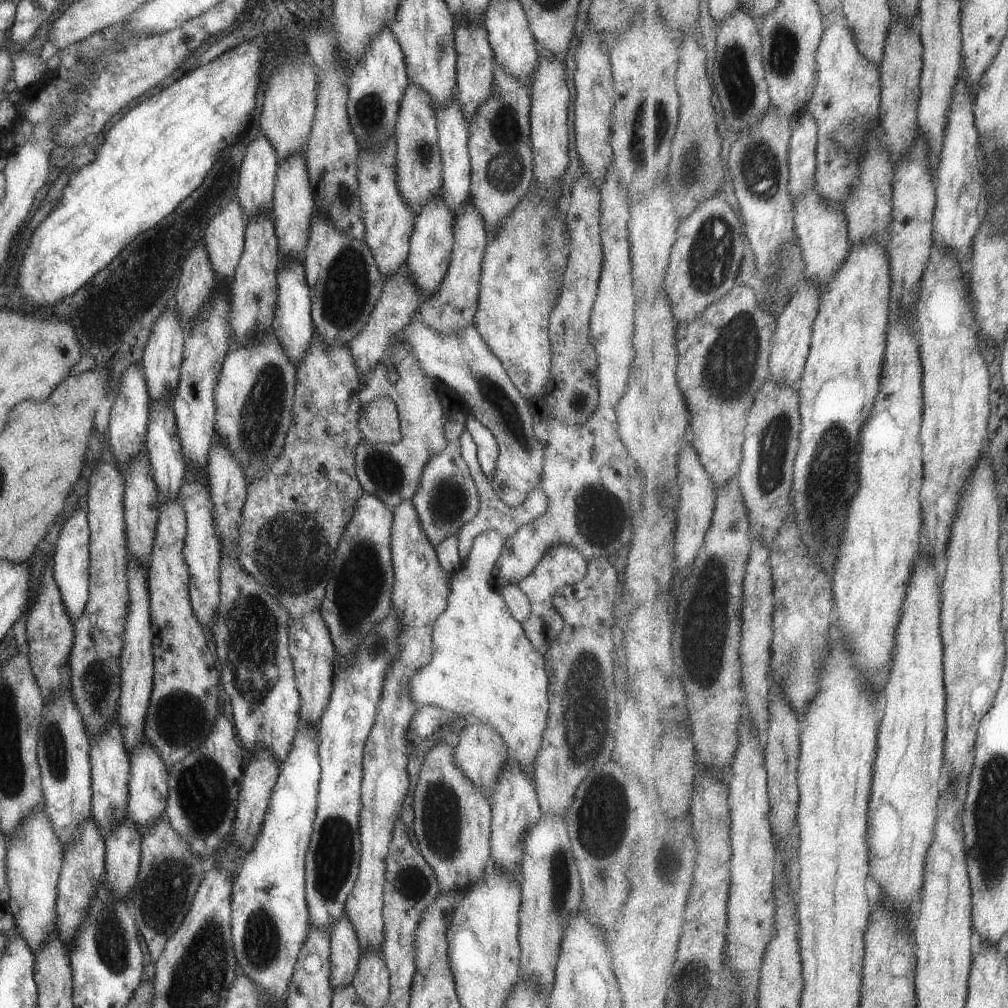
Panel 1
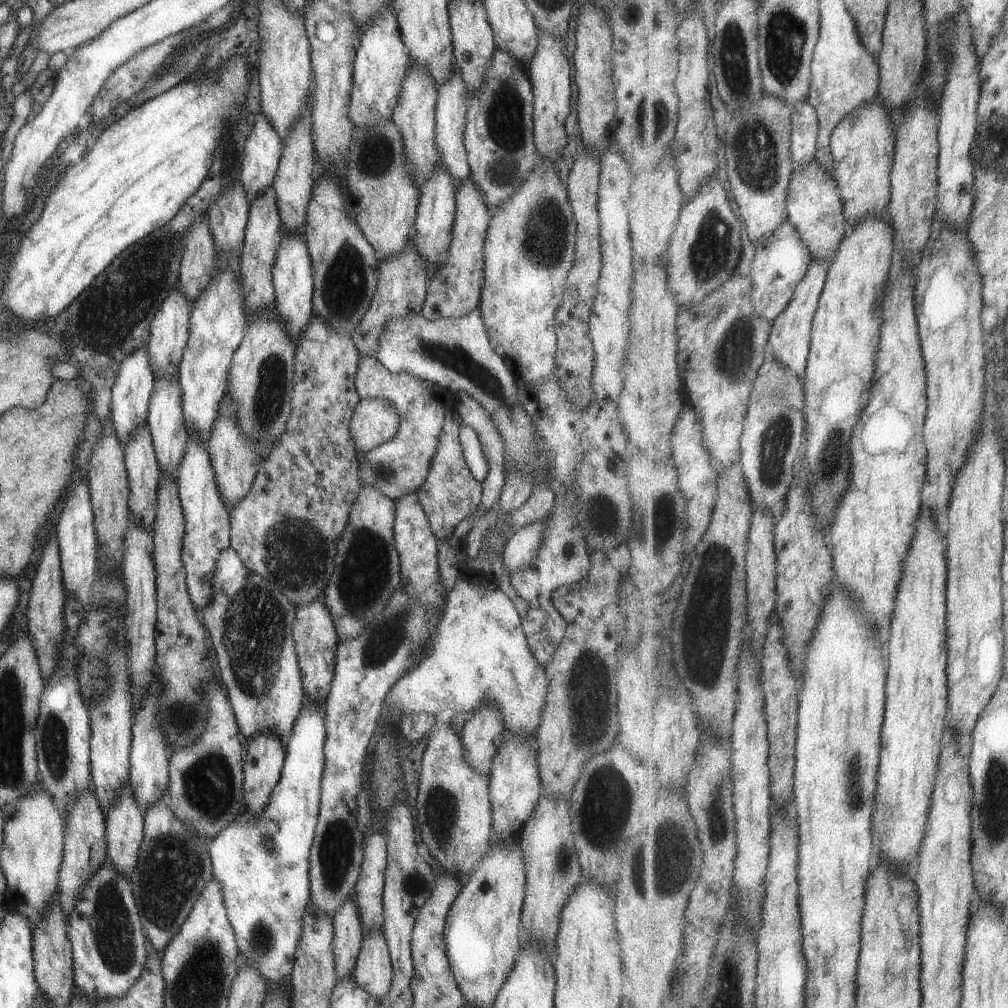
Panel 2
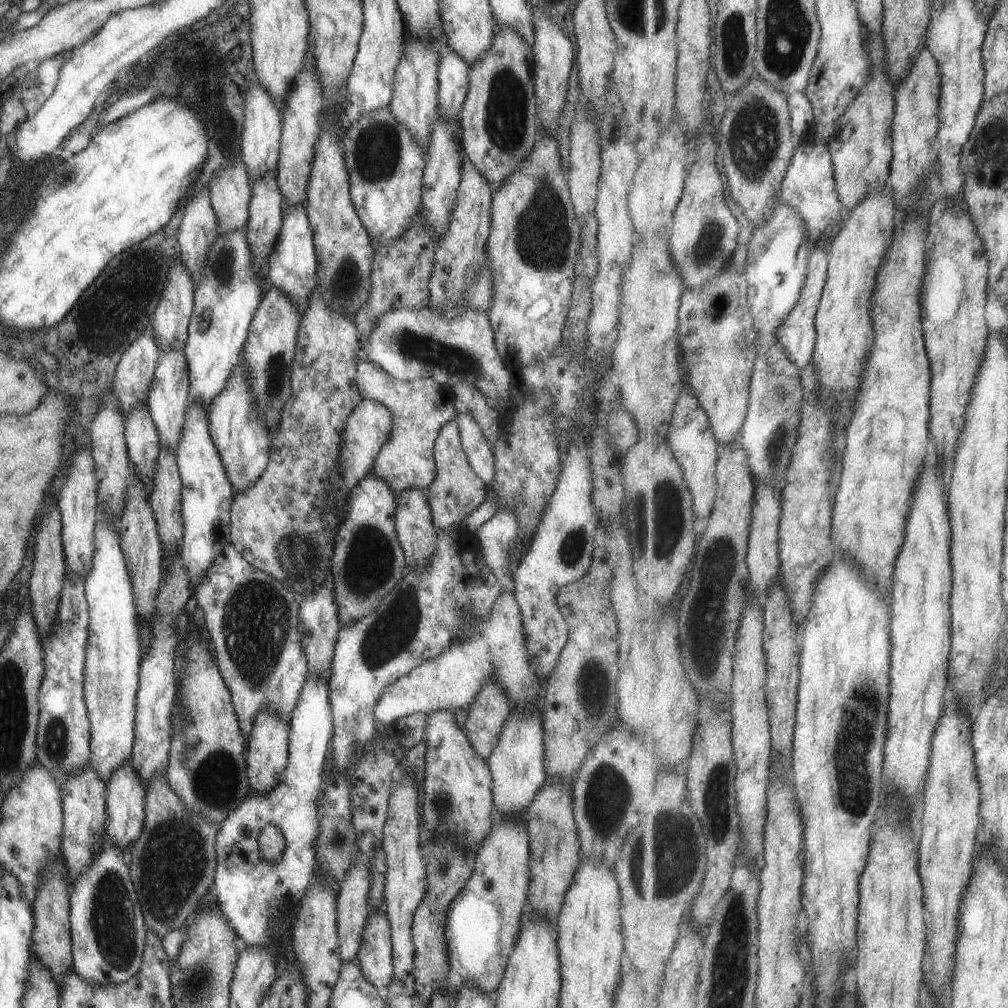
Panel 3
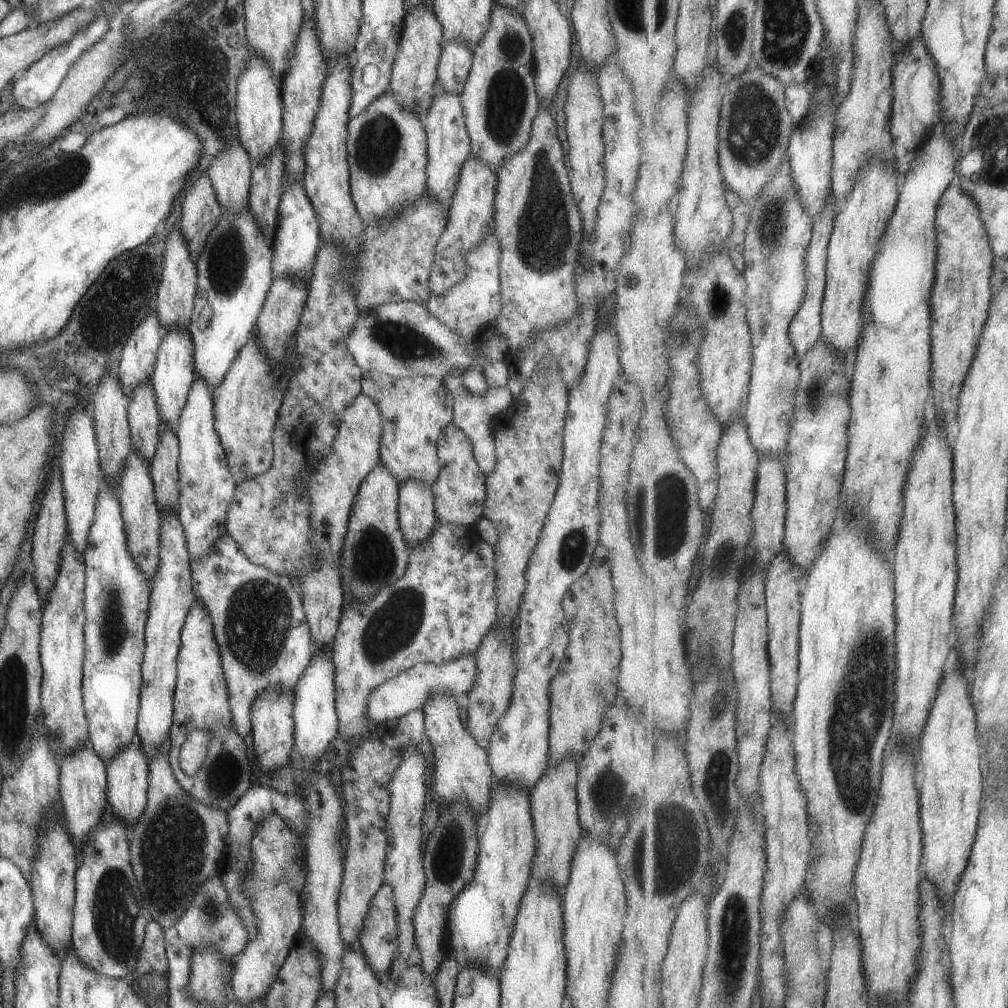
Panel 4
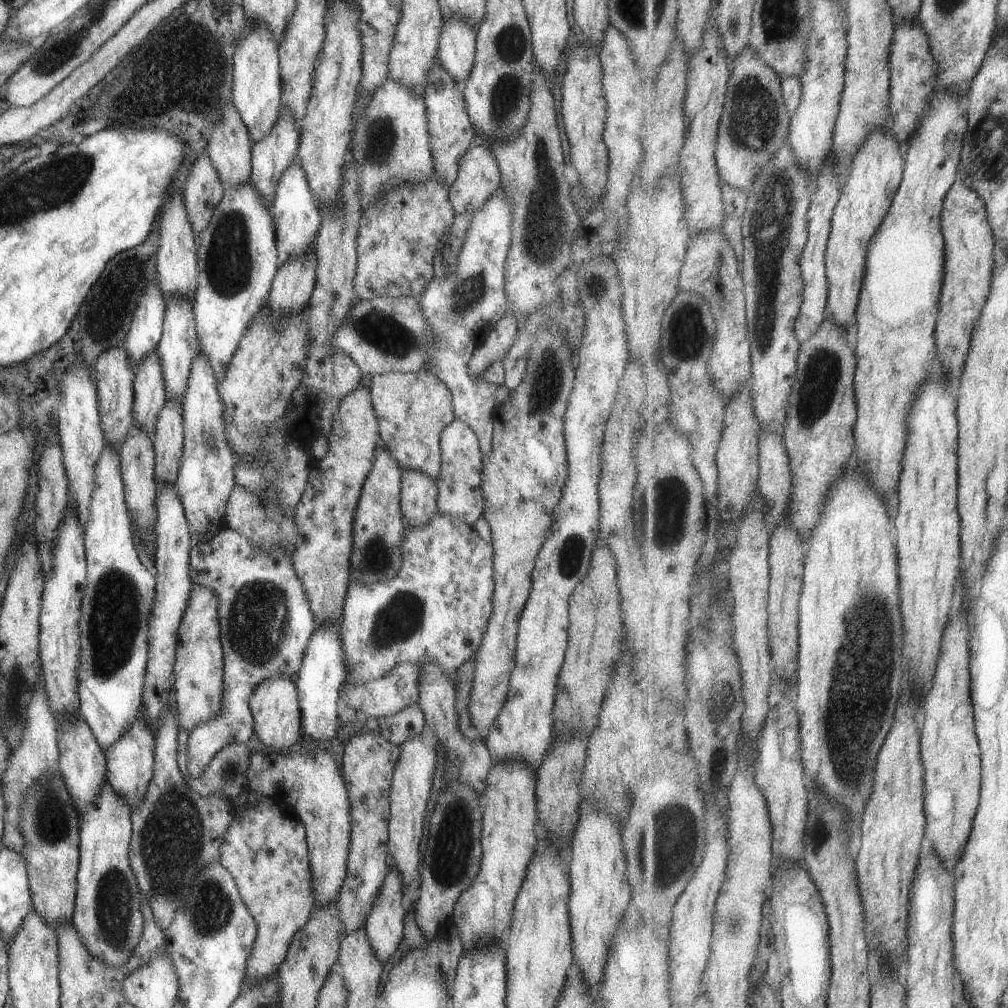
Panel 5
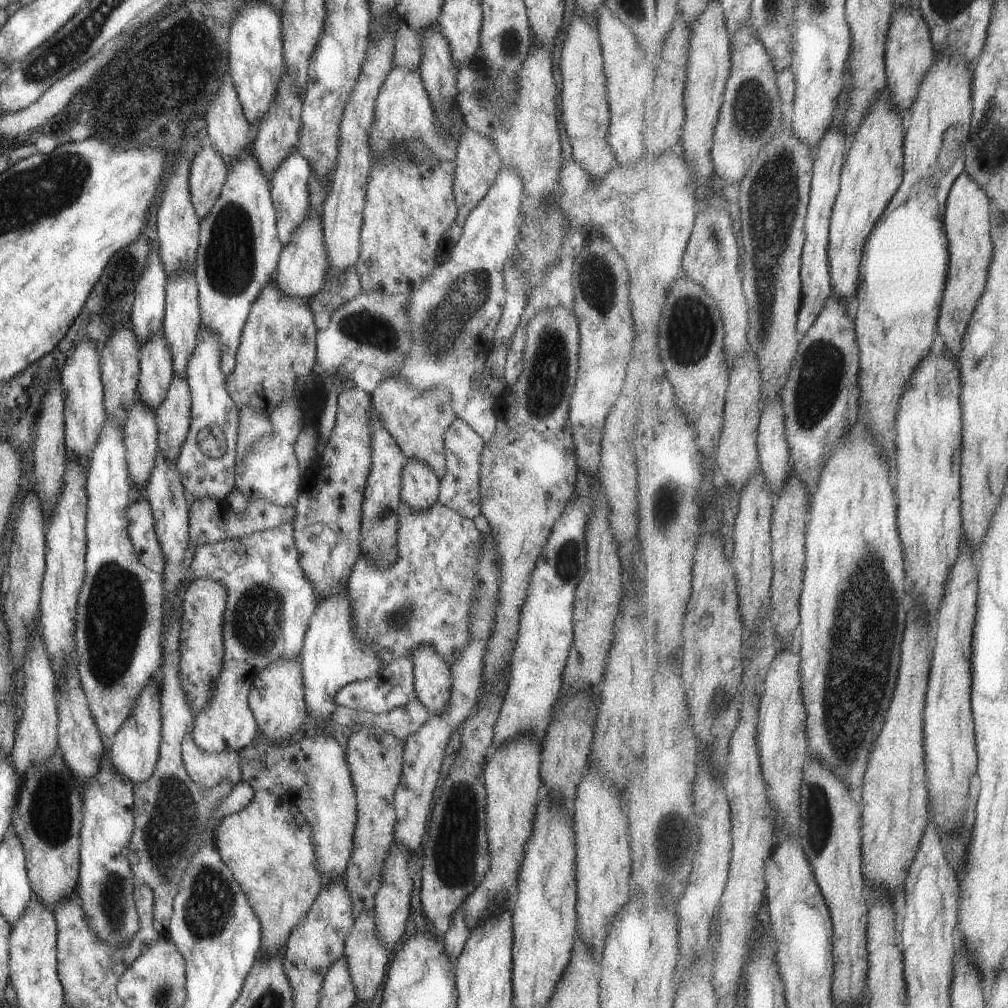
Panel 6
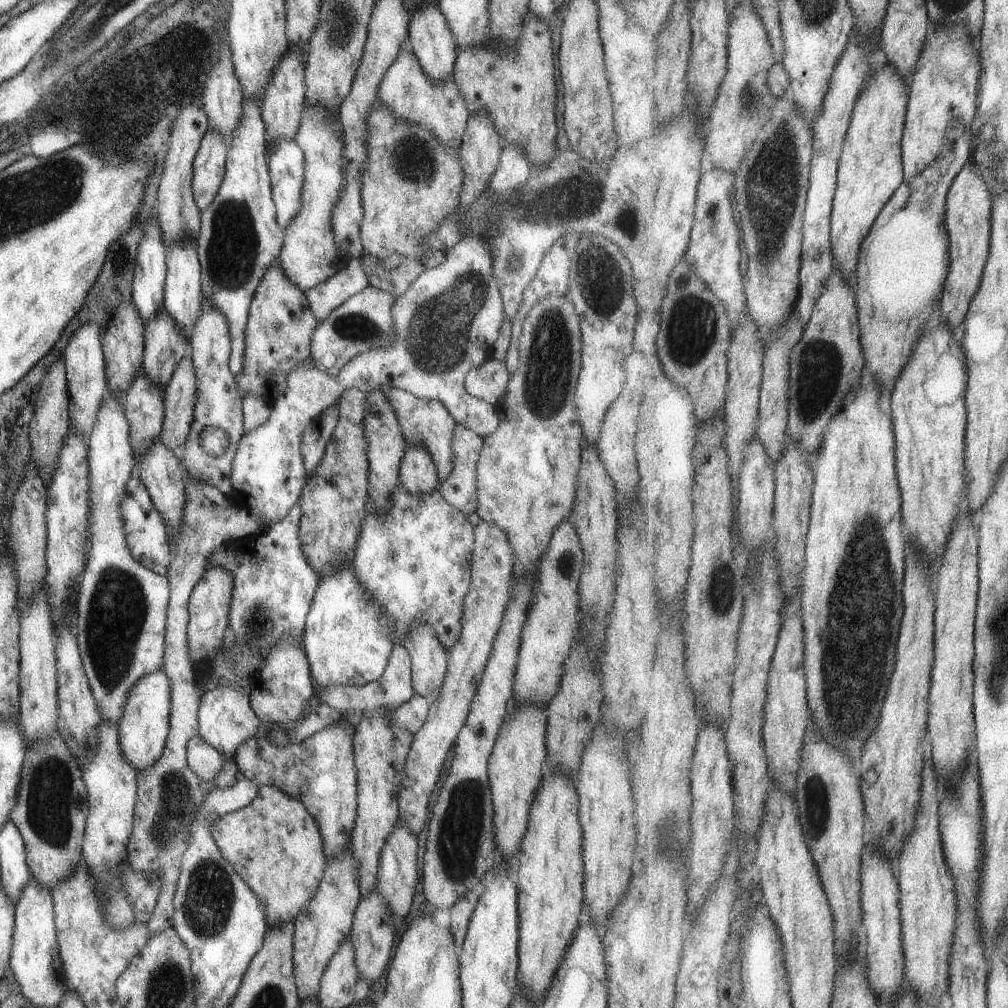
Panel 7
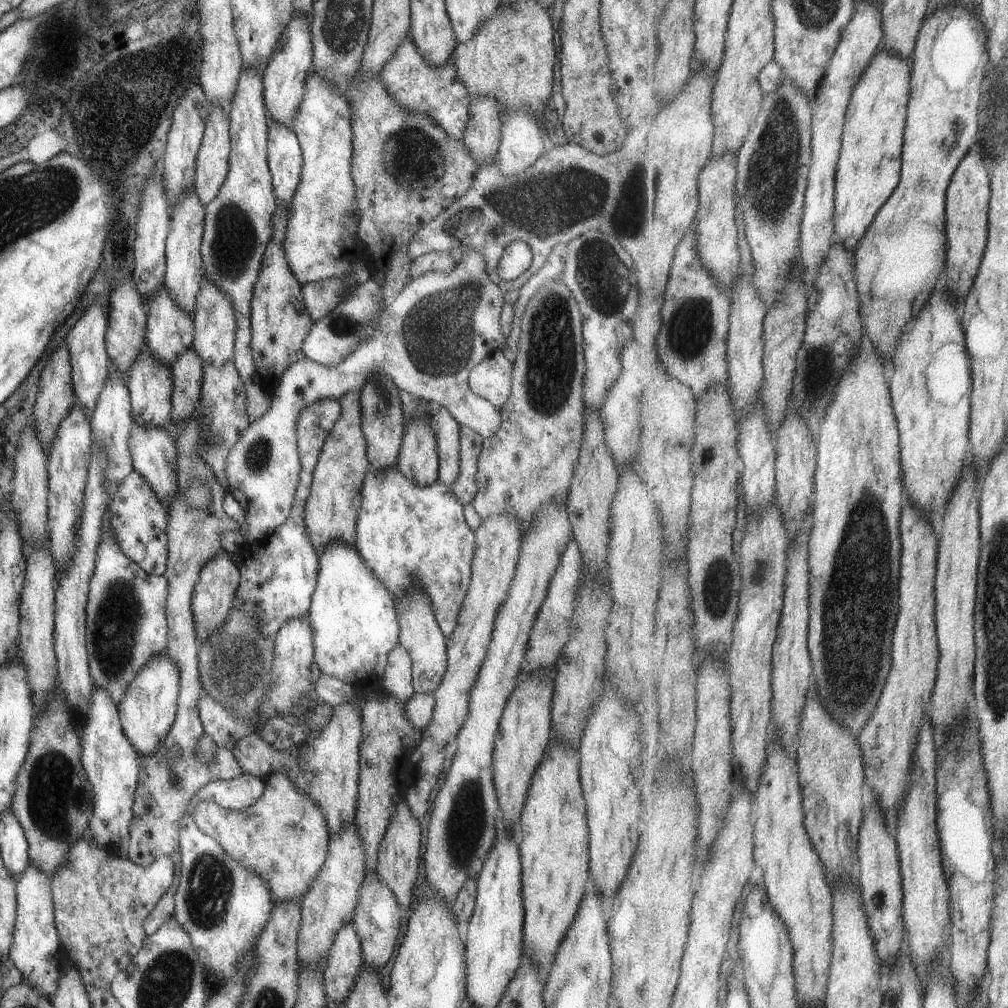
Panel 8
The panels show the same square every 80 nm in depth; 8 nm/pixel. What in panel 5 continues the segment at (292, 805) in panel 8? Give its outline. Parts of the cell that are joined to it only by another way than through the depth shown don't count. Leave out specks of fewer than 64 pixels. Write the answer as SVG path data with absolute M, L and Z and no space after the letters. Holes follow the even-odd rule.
M260 796L251 809L244 811L242 815L234 814L224 834L219 862L233 877L241 900L257 927L255 940L246 960L241 988L275 976L295 931L307 922L309 913L315 906L310 887L311 875L304 832L304 824L292 807L269 797Z

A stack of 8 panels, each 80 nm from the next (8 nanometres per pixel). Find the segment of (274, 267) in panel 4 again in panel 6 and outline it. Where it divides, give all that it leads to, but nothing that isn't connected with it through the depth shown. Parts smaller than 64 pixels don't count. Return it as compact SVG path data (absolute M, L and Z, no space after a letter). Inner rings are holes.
M297 150L290 152L273 171L270 181L270 197L275 211L276 231L282 246L291 238L291 233L306 220L310 202L308 199L308 178L310 166Z

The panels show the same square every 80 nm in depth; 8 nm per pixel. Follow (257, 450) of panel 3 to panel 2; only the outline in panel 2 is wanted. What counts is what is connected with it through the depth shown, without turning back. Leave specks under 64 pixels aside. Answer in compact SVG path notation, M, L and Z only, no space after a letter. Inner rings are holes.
M223 396L218 405L218 413L211 425L209 438L206 440L206 451L208 452L216 489L218 490L220 501L224 504L227 512L235 506L250 489L252 478L256 473L259 462L257 454L253 452L245 434L236 425L235 409L230 401Z

